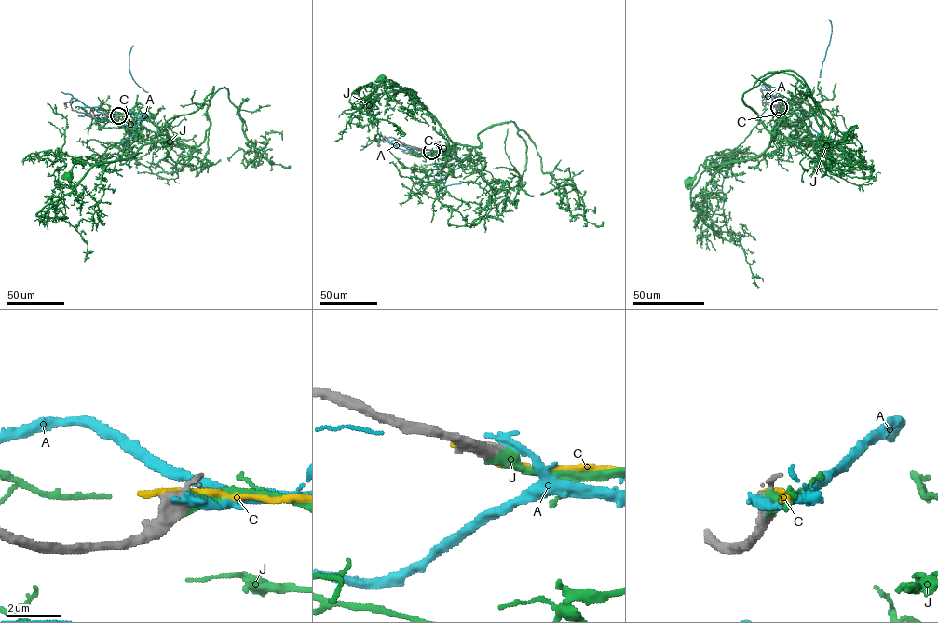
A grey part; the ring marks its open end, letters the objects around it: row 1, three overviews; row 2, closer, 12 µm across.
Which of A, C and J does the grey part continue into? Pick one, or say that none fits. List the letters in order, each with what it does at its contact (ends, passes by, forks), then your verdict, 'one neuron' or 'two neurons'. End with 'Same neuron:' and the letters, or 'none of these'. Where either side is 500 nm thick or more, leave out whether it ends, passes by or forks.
A: it ends there; two neurons
C: two neurons
J: one neuron
Same neuron: J

